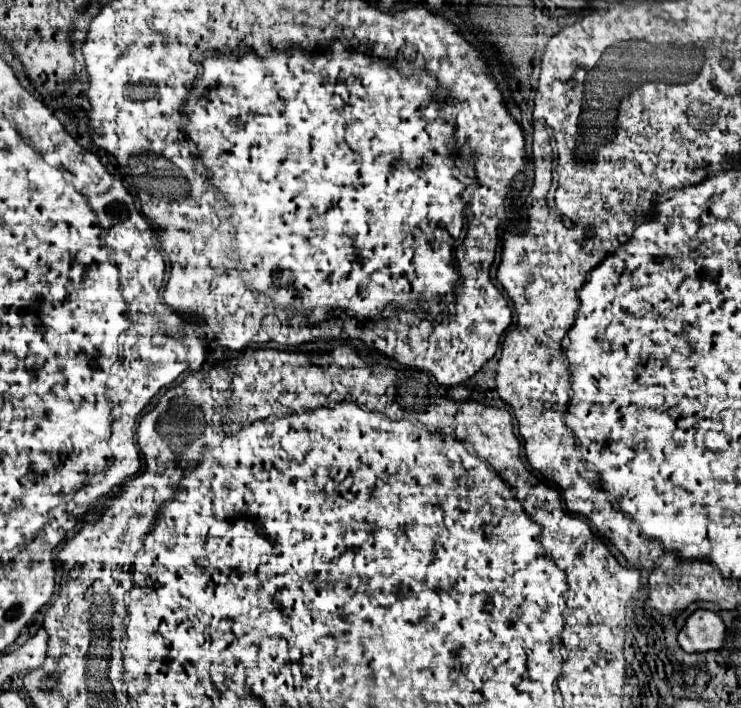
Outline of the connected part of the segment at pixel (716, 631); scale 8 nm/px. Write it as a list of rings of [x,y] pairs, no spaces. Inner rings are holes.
[[[697,610],[679,632],[679,644],[685,652],[715,652],[725,648],[725,624],[711,610]]]

